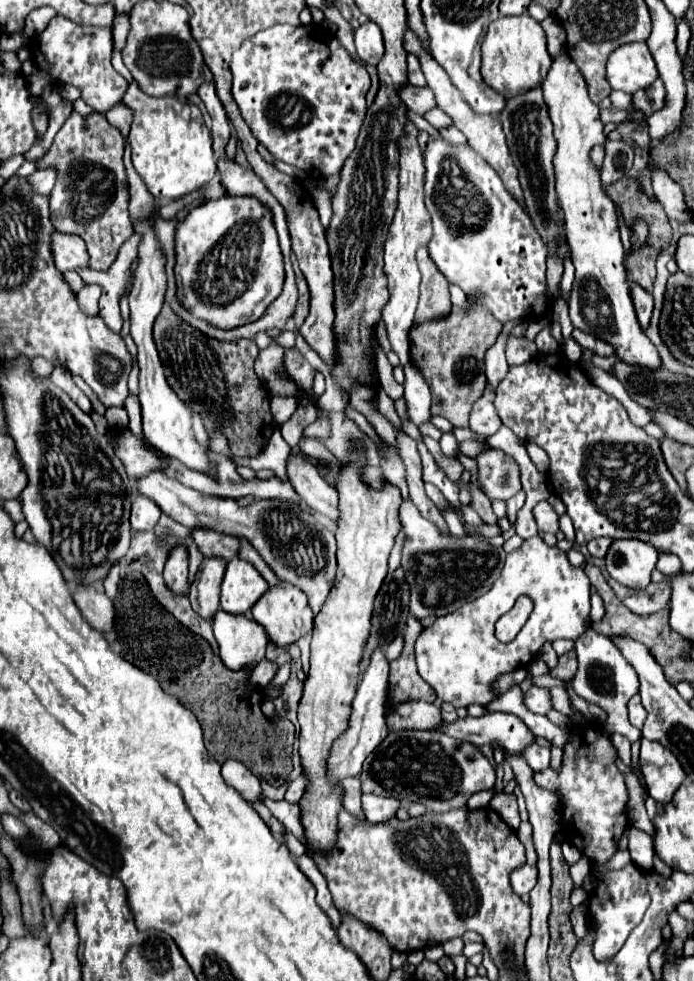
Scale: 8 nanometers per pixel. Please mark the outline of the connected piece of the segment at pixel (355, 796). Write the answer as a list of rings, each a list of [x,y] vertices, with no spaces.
[[[357,777],[343,781],[343,809],[353,813],[357,819],[365,819],[361,811],[361,783]]]

